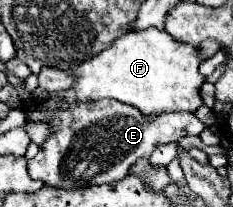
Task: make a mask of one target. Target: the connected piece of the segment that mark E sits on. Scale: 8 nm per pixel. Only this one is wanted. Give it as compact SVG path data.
M67 97L71 107L59 109L57 103L49 103L49 123L53 125L53 135L41 145L37 157L27 161L27 169L31 179L41 179L49 187L93 187L103 183L113 183L123 179L129 173L129 167L141 159L149 157L155 147L177 143L183 135L199 135L205 125L193 115L185 111L163 113L153 117L151 121L131 105L119 101L87 101L79 103L73 97Z

